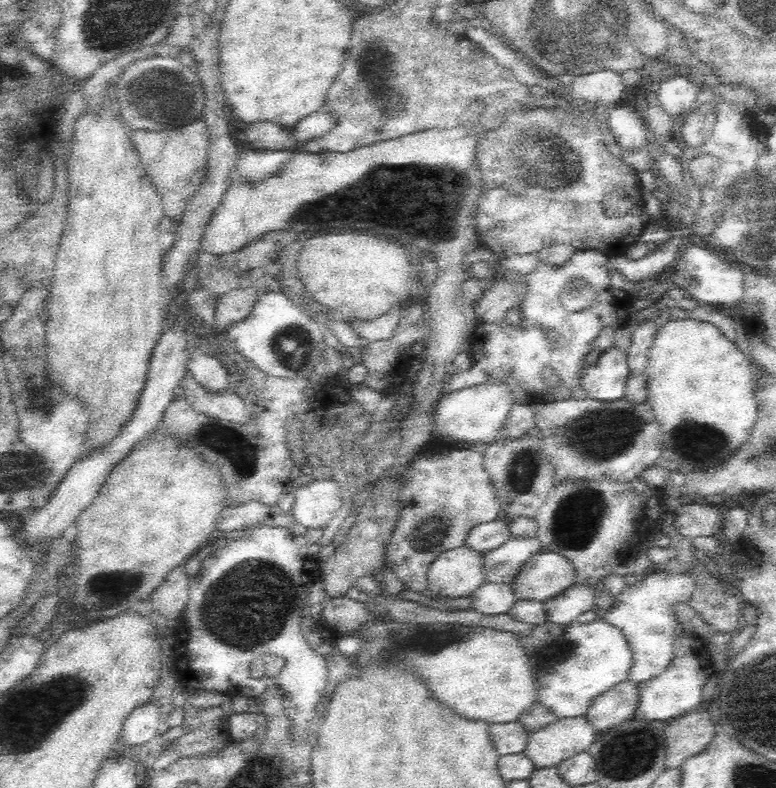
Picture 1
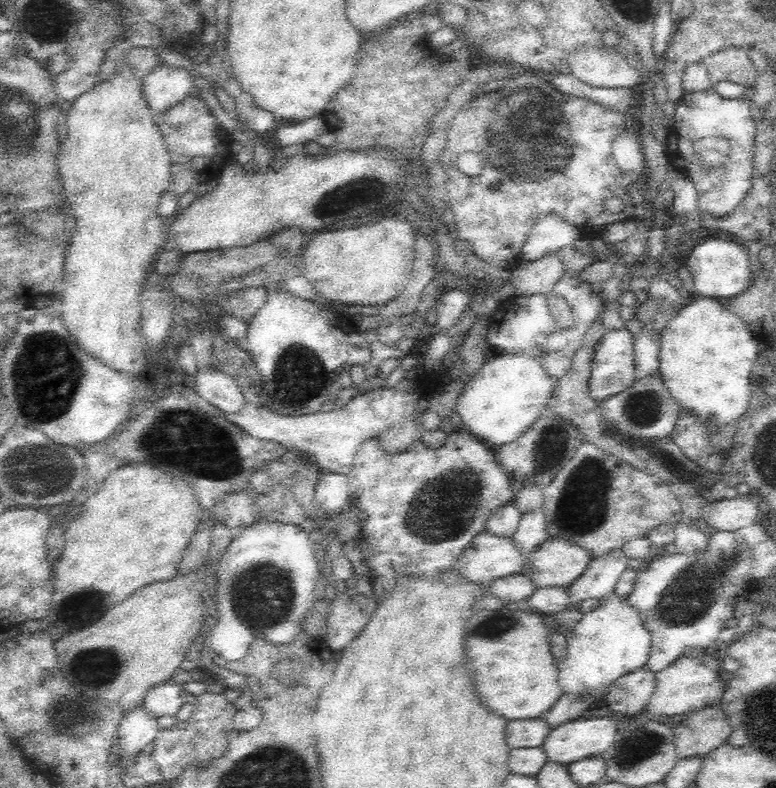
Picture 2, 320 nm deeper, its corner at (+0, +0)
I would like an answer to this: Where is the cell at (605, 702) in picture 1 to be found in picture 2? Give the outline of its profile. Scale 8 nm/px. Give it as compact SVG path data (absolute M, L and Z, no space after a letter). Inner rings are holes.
M646 665L617 678L604 696L604 704L618 714L640 714L648 704L656 686L656 675Z

